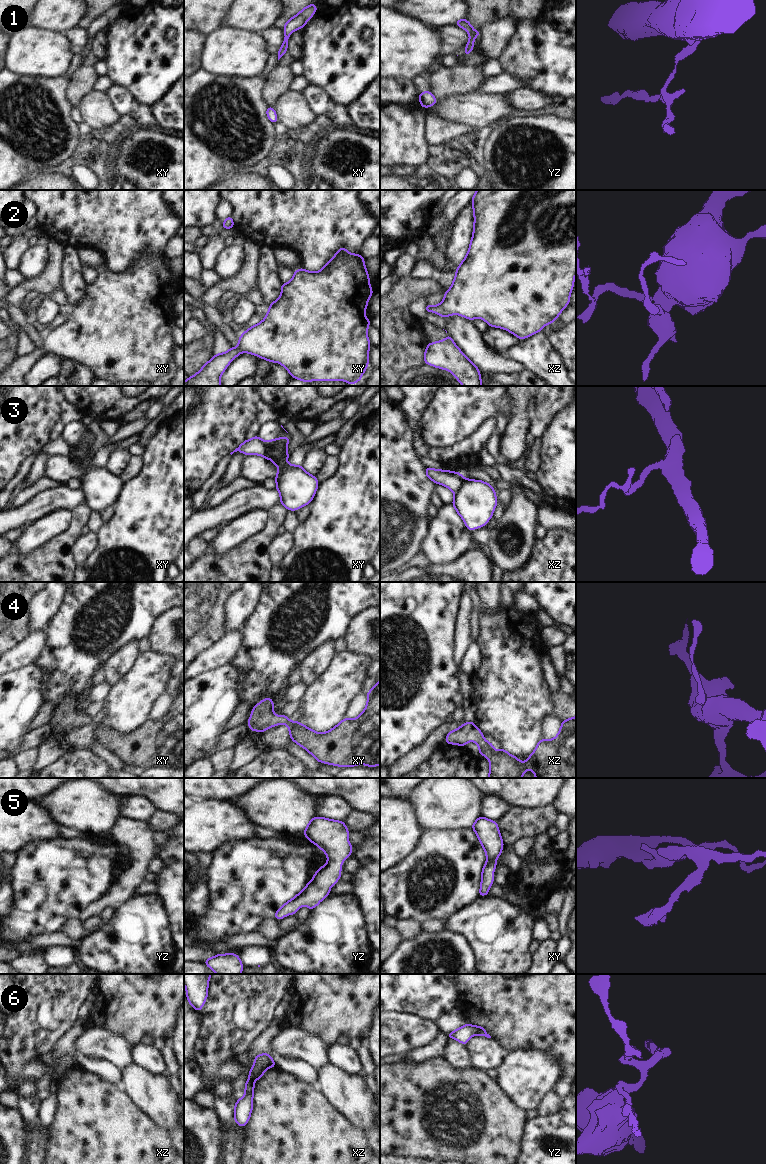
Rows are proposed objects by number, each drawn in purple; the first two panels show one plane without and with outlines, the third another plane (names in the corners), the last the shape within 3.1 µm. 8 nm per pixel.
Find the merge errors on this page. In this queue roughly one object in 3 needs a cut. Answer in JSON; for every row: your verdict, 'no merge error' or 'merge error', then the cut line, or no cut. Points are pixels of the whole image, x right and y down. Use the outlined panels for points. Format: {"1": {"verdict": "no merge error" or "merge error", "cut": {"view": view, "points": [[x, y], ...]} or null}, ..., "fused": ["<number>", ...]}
{"1": {"verdict": "no merge error", "cut": null}, "2": {"verdict": "no merge error", "cut": null}, "3": {"verdict": "merge error", "cut": {"view": "xy", "points": [[266, 441], [266, 450], [263, 455]]}}, "4": {"verdict": "no merge error", "cut": null}, "5": {"verdict": "no merge error", "cut": null}, "6": {"verdict": "no merge error", "cut": null}, "fused": ["3"]}

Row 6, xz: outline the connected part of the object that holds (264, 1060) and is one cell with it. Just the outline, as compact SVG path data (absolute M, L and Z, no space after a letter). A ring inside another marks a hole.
M268 1053L254 1058L254 1066L250 1068L249 1079L245 1083L245 1095L236 1101L234 1106L234 1120L240 1127L244 1127L250 1119L255 1081L262 1078L267 1068L272 1067L276 1067L276 1064Z

